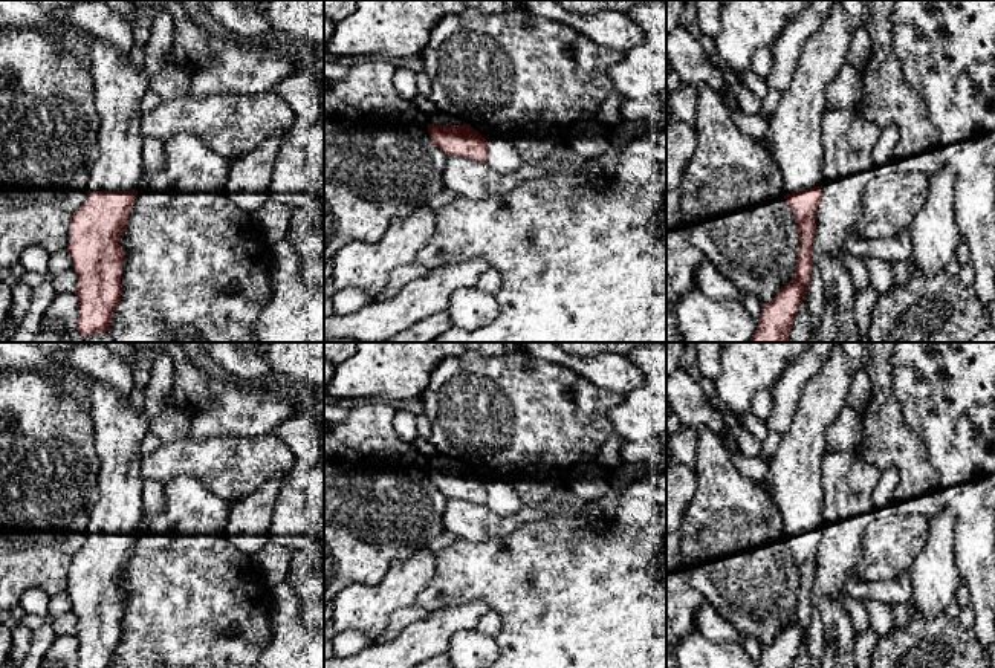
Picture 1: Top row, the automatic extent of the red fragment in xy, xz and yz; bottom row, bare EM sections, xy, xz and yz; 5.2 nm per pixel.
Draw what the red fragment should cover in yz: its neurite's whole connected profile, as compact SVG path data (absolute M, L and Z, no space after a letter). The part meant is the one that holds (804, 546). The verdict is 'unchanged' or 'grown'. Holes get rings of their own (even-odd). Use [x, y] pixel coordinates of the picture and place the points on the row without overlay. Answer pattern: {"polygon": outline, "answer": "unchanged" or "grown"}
{"polygon": "M835 342L822 368L805 385L798 399L789 431L781 437L779 446L769 463L767 480L779 507L786 532L786 546L792 552L798 569L799 590L796 596L795 619L786 625L775 640L761 650L758 668L792 668L799 647L807 642L812 616L812 585L816 576L816 553L822 541L822 456L827 445L827 430L847 407L853 375L864 368L870 342Z", "answer": "grown"}

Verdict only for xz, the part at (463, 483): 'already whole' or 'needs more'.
needs more

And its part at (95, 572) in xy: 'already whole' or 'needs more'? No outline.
needs more

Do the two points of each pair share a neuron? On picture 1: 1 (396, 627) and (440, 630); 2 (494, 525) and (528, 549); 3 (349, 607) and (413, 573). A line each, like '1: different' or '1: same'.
1: different
2: different
3: same

